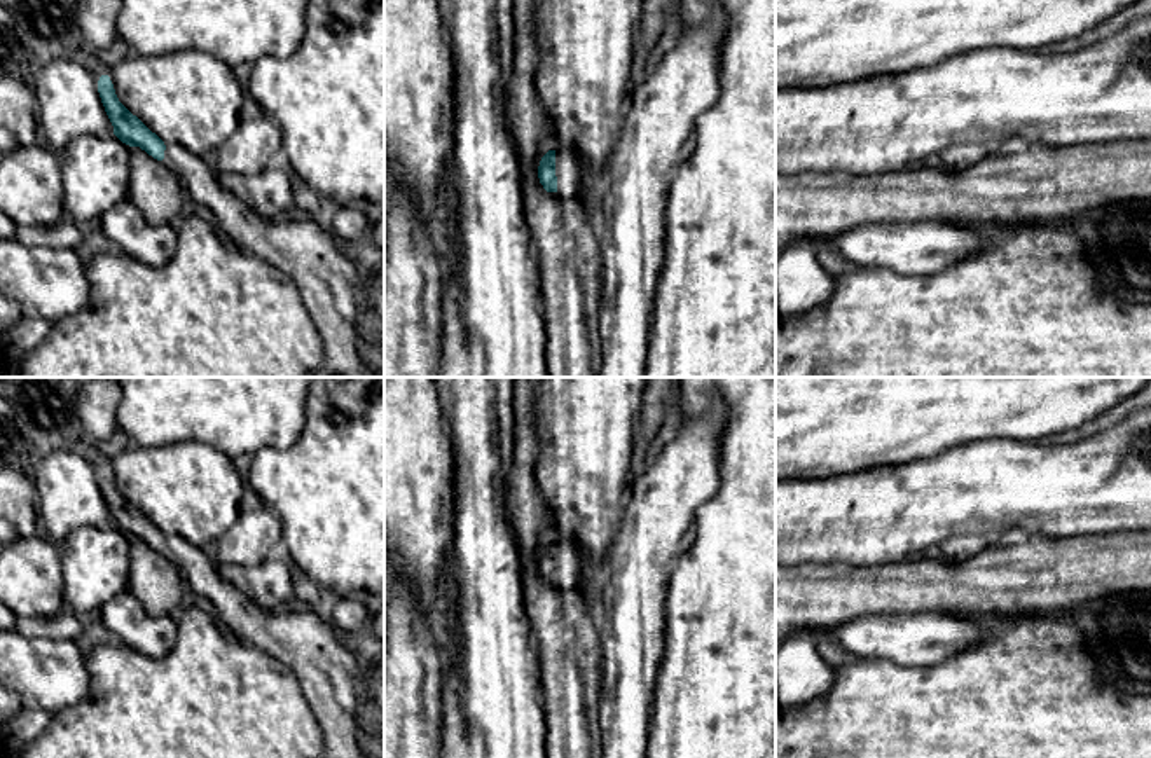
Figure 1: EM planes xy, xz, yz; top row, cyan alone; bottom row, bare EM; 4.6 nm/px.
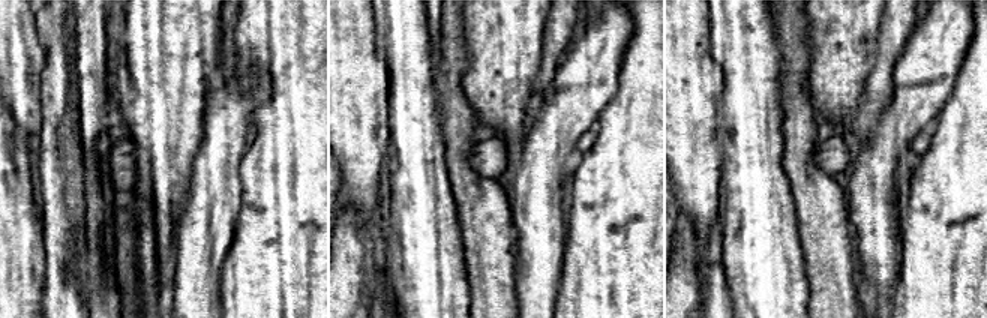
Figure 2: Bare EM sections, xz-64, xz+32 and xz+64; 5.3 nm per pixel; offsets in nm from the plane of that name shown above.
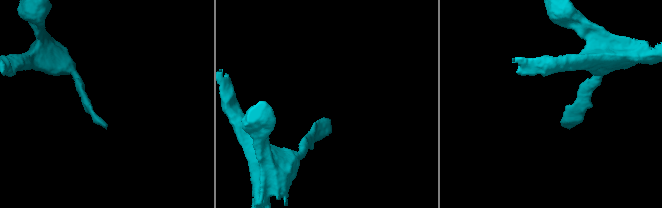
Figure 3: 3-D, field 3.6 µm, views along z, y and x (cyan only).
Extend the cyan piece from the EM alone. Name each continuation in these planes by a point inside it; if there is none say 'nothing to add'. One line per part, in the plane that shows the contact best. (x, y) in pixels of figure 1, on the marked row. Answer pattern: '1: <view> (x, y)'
1: xz (568, 166)

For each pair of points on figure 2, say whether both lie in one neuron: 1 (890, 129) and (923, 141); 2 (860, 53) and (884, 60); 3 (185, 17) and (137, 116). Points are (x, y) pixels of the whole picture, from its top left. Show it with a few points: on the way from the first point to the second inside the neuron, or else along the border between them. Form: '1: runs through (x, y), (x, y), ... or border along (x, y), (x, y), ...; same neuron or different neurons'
1: border along (930, 128), (926, 128), (914, 138), (911, 150); different neurons
2: border along (879, 23), (875, 65), (861, 90); different neurons
3: runs through (170, 41), (164, 59), (161, 92); same neuron

